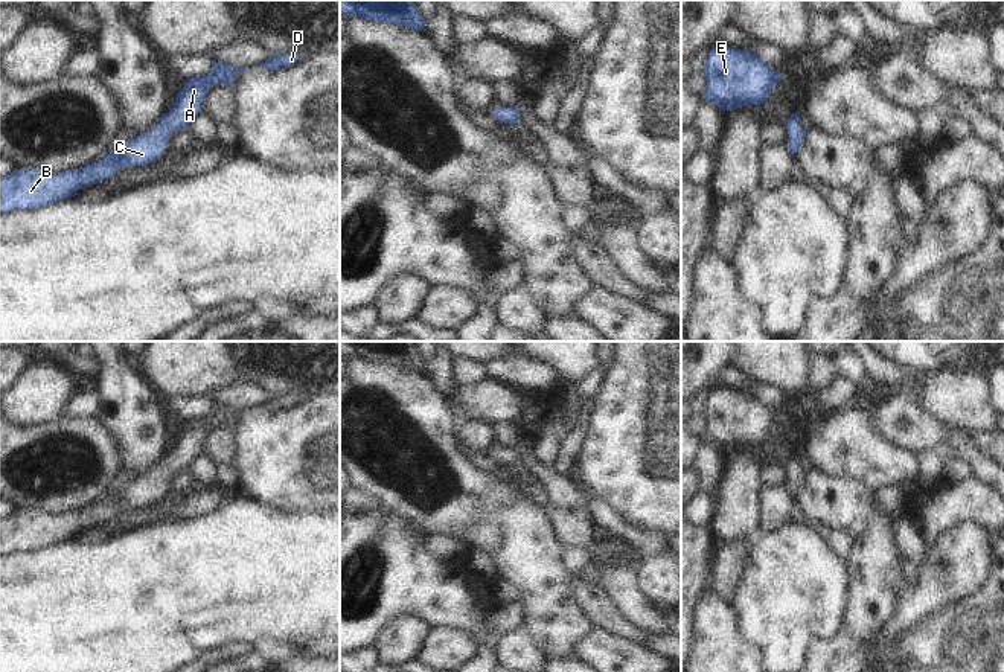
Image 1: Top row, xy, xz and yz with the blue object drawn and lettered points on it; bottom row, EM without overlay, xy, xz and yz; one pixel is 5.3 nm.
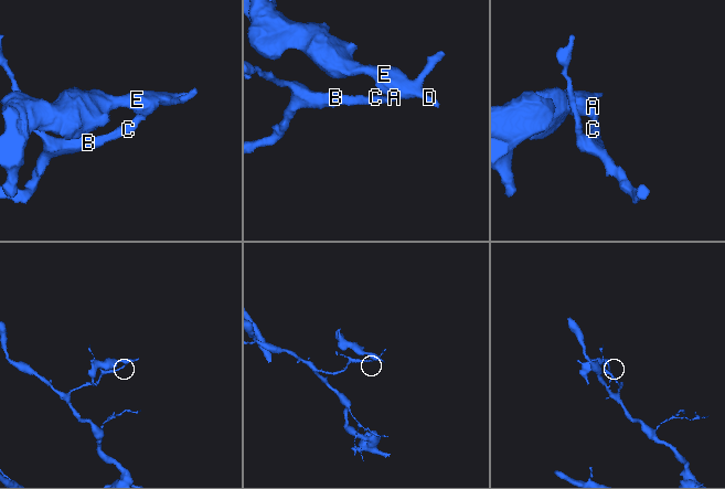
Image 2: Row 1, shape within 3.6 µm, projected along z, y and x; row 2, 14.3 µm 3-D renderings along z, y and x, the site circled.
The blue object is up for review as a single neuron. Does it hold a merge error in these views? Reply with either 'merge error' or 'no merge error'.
no merge error

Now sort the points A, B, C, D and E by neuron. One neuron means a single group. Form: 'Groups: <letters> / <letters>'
Groups: A B C D E.

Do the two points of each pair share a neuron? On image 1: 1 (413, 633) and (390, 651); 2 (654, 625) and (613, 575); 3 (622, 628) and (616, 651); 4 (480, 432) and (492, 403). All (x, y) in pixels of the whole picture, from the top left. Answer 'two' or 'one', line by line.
1: one
2: one
3: two
4: two

